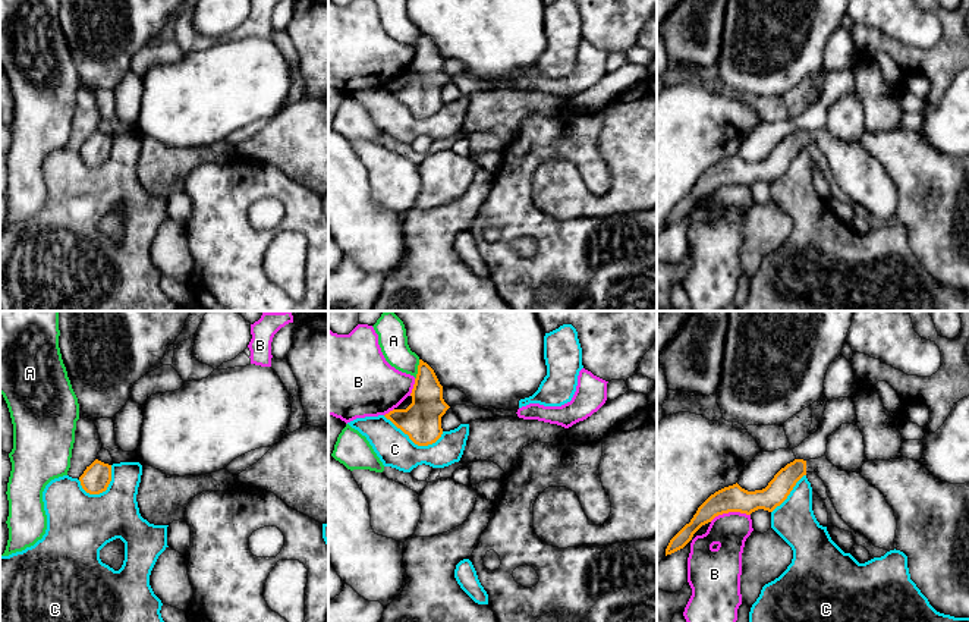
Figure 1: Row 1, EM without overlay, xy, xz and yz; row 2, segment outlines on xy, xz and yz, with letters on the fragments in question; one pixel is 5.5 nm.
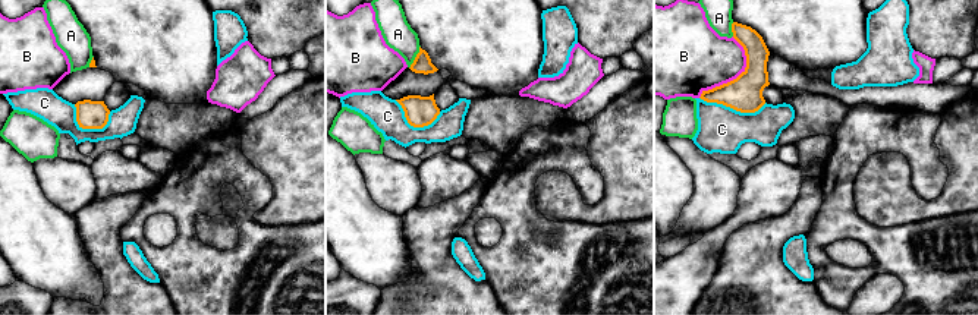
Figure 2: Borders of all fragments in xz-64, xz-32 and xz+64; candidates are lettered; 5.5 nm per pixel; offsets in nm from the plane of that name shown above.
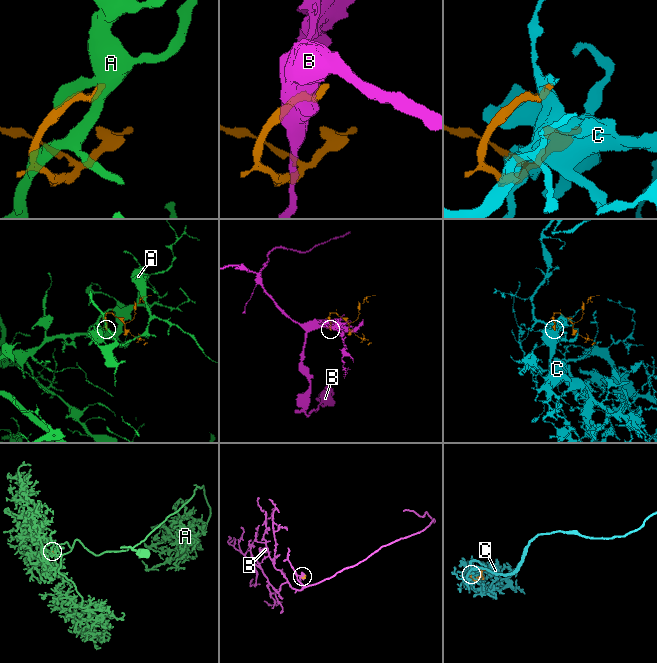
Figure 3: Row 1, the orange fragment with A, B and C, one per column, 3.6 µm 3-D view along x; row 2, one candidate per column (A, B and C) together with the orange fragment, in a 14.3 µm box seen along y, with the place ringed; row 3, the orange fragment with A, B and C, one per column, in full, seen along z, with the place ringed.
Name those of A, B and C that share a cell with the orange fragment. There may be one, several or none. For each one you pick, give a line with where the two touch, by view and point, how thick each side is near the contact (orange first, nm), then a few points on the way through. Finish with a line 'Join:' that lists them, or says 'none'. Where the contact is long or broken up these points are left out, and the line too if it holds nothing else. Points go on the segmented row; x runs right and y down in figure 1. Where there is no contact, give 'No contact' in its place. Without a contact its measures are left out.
Join: none

